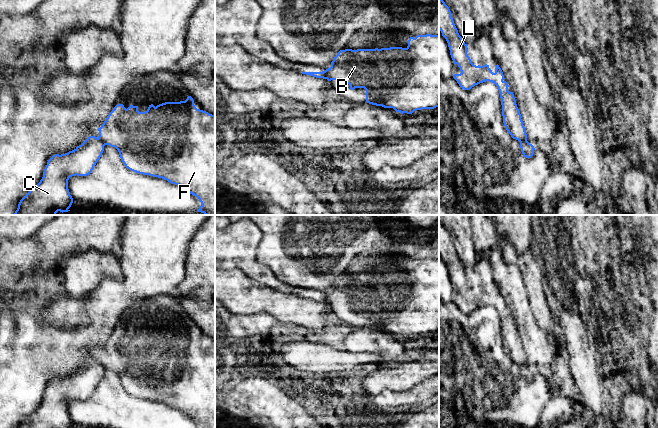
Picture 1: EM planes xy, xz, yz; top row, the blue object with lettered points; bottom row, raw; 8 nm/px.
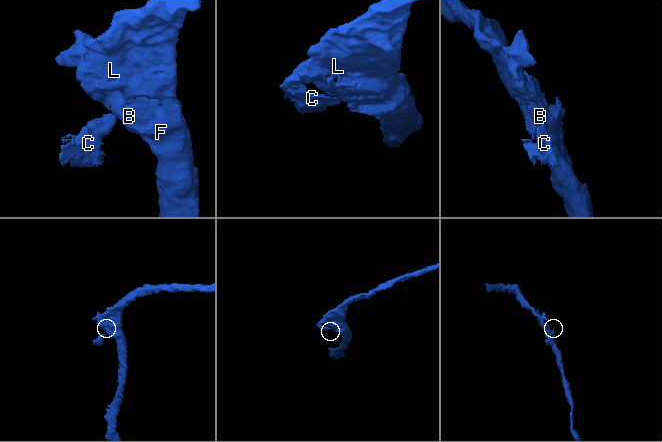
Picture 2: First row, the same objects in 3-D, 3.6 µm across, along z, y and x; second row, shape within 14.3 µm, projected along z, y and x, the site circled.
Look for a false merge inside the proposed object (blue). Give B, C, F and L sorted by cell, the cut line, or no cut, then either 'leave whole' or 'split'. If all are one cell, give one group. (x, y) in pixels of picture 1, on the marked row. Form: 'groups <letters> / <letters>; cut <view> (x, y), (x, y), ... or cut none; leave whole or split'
groups B F L / C; cut xz (324, 71), (326, 78); split

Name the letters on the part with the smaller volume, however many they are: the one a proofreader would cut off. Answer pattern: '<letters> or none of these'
C

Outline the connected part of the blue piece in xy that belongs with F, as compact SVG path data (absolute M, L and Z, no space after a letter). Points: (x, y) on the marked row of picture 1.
M188 96L185 101L165 102L156 107L151 104L145 112L139 112L138 106L130 105L126 109L123 104L117 104L98 131L98 138L105 145L118 150L127 169L162 178L180 186L199 199L201 206L198 212L215 215L215 116L197 109L191 96Z

